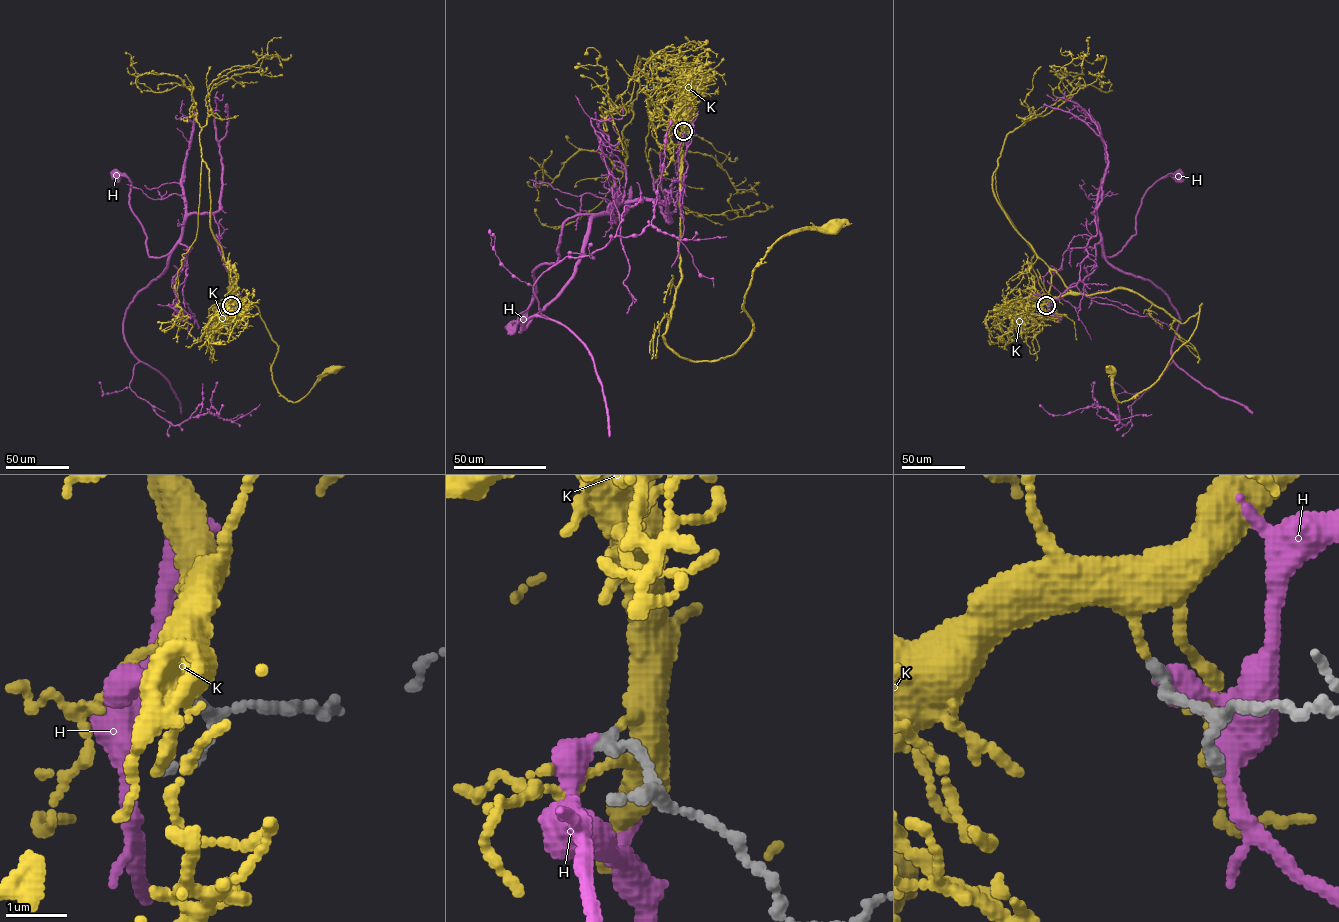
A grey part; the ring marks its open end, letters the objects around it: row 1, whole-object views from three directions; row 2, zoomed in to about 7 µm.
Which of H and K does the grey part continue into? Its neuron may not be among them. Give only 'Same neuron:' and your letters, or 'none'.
Same neuron: K

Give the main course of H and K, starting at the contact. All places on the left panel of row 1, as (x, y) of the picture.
H: (231, 306), (218, 224), (191, 213), (123, 319), (138, 362), (130, 388), (159, 416), (179, 425), (223, 404)
K: (231, 305), (228, 288), (217, 322), (240, 304), (257, 308), (286, 400), (334, 369)

